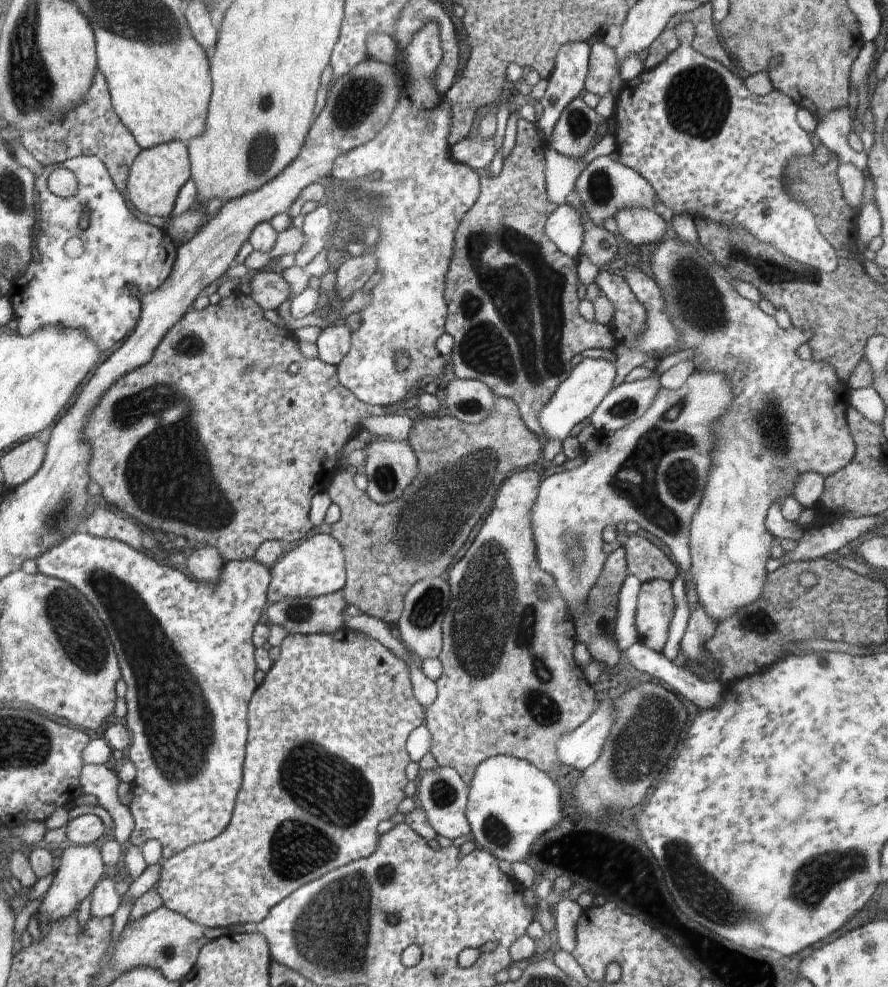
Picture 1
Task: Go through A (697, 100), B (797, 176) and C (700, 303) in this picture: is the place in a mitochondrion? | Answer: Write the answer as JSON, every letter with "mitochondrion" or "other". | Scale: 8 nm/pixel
{"A":"mitochondrion","B":"mitochondrion","C":"mitochondrion"}

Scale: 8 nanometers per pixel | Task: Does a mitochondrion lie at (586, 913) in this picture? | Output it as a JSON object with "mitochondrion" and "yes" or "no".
{"mitochondrion":"no"}

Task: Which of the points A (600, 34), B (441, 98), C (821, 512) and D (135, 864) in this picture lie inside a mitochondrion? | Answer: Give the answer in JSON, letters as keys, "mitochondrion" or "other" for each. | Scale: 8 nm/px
{"A":"other","B":"other","C":"other","D":"other"}

